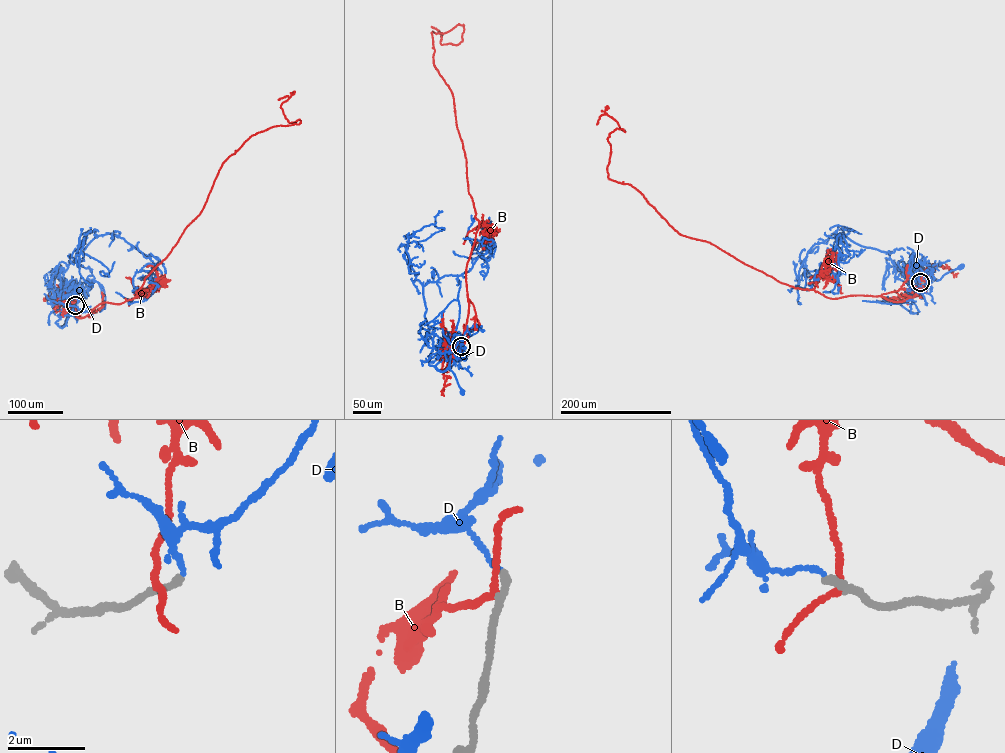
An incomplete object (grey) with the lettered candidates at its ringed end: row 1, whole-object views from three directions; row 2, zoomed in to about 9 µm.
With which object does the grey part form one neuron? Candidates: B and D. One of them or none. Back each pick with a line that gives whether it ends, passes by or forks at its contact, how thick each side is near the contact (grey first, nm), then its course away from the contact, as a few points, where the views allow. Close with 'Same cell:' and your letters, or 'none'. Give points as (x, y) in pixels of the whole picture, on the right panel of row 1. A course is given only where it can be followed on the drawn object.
Same cell: none

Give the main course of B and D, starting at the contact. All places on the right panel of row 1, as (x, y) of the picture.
B: (921, 282), (902, 301), (829, 298), (680, 234), (608, 178), (607, 138), (625, 131), (606, 114), (596, 124)
D: (920, 282), (911, 272), (917, 278), (937, 280), (961, 266)

